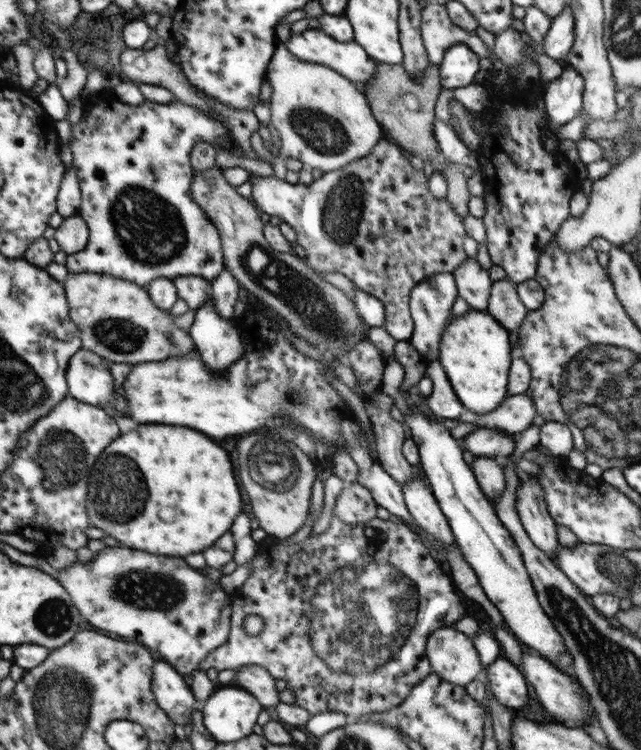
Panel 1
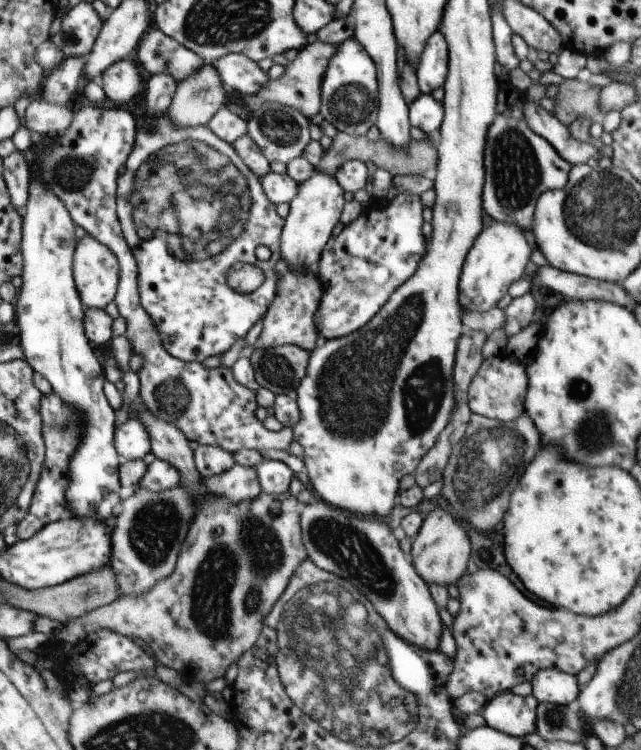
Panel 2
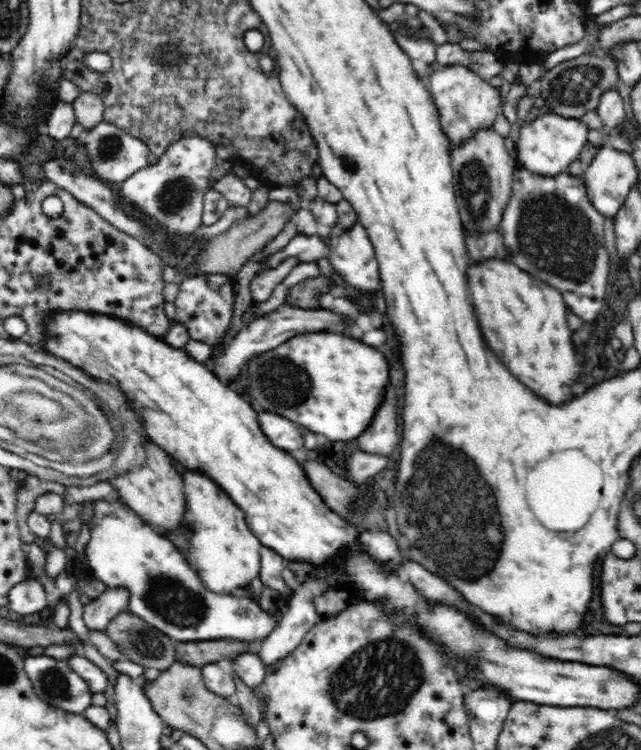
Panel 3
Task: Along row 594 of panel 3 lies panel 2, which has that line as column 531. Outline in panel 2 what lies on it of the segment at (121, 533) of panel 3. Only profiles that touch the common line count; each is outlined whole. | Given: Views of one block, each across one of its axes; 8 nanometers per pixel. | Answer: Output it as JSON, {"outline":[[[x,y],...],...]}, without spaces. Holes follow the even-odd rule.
{"outline":[[[499,79],[497,92],[497,117],[487,132],[484,164],[485,185],[483,186],[483,207],[494,221],[516,225],[526,234],[531,235],[535,206],[538,197],[546,191],[561,189],[568,184],[572,165],[564,160],[561,154],[538,133],[535,133],[526,122],[524,116],[525,99],[512,83]]]}

